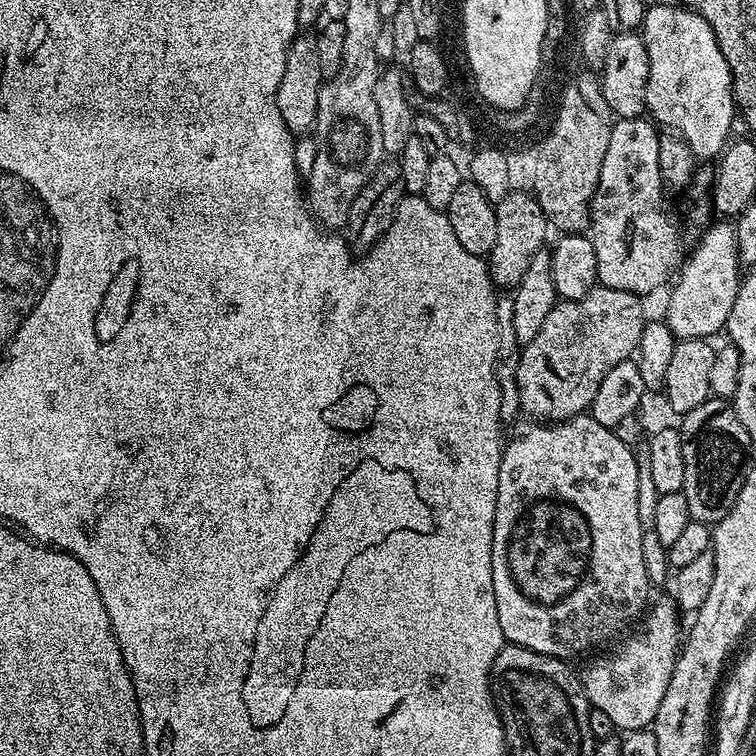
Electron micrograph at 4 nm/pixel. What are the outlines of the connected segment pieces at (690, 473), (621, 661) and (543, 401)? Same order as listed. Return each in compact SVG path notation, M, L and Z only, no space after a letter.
M710 398L702 406L683 413L682 420L684 424L682 423L680 428L680 437L684 443L682 458L686 462L686 482L684 483L686 502L690 506L693 520L715 526L722 518L726 518L726 514L730 514L744 485L750 459L748 451L753 447L750 434L746 434L746 426L742 426L742 422L736 416L735 407L727 400Z
M668 599L654 604L643 617L640 632L634 633L613 656L594 661L582 672L584 694L588 697L589 705L607 713L614 728L624 728L625 733L647 729L651 725L652 719L658 714L662 694L666 694L672 667L682 647L681 617L675 603Z
M597 286L586 294L586 298L557 302L550 314L546 314L542 330L538 330L532 341L520 350L516 377L520 387L521 413L536 422L563 422L585 415L592 407L594 394L598 394L598 386L602 386L602 378L606 378L618 362L636 355L646 323L644 304L640 300L643 299L635 292Z

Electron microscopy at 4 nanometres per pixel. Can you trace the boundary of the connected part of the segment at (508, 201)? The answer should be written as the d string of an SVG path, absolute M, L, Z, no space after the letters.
M512 190L506 198L496 204L498 218L498 238L494 238L494 246L489 250L486 263L492 276L492 283L500 290L515 290L526 270L530 270L530 262L534 262L534 254L544 247L544 239L550 233L548 216L542 210L531 191L518 192Z

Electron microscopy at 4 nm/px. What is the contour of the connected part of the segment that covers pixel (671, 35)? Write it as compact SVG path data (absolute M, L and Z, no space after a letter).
M656 4L644 13L642 35L646 54L650 58L650 78L646 82L646 112L661 129L681 136L690 146L693 157L704 160L719 157L729 143L728 131L732 119L737 119L736 93L732 90L732 75L726 58L722 58L718 42L706 22L690 8L672 4Z

